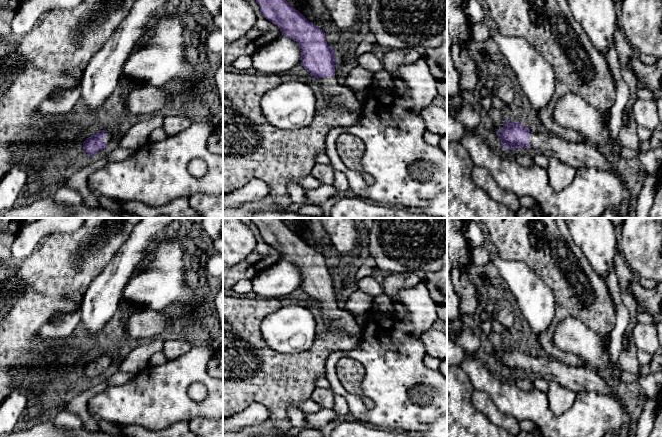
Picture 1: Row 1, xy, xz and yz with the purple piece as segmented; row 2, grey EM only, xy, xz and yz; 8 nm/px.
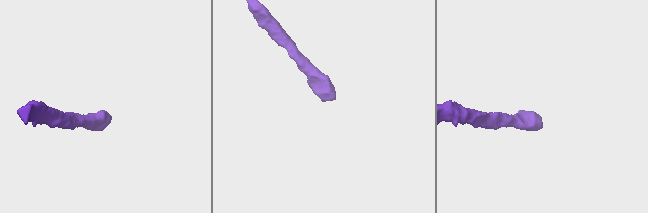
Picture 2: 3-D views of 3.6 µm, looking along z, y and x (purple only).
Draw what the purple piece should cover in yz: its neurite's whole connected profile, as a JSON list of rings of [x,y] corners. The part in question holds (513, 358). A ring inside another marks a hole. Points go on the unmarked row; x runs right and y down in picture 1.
[[[507,344],[502,352],[495,354],[503,372],[507,374],[530,371],[547,382],[556,382],[575,393],[596,392],[610,395],[616,392],[616,388],[586,366],[568,366],[550,356],[532,356],[525,349],[513,344]]]

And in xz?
[[[251,218],[263,240],[277,249],[282,259],[297,266],[301,273],[300,288],[319,303],[323,325],[319,329],[342,330],[348,336],[362,329],[355,317],[335,300],[337,281],[325,263],[325,256],[309,246],[290,229],[282,218]]]

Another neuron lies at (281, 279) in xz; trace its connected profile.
[[[281,259],[252,279],[253,292],[262,299],[279,299],[301,286],[301,273],[296,265]]]

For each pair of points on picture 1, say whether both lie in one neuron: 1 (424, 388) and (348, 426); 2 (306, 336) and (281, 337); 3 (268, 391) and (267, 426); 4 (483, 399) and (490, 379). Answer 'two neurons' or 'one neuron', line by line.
1: two neurons
2: one neuron
3: two neurons
4: two neurons

